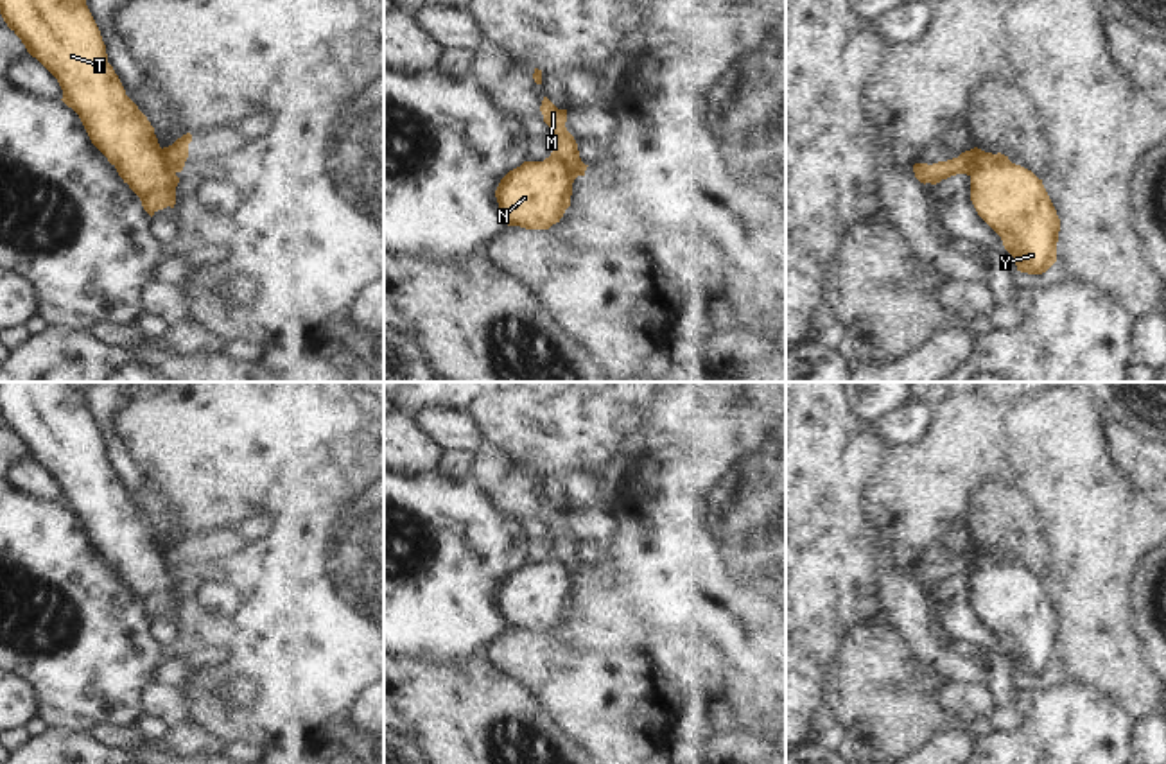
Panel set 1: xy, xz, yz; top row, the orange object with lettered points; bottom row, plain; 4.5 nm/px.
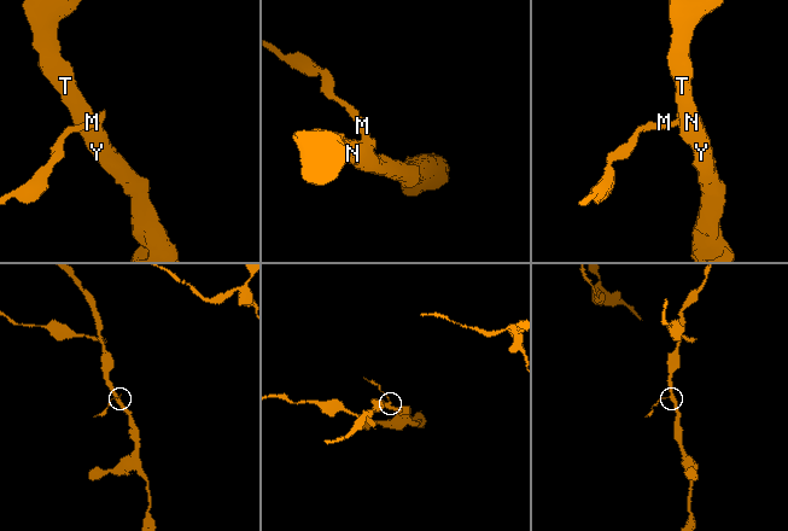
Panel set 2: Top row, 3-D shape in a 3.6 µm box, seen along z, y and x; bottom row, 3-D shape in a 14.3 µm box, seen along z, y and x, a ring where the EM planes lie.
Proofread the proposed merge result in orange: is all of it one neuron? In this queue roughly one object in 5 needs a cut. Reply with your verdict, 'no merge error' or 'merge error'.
merge error

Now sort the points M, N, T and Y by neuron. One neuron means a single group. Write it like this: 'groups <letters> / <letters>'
groups M / N T Y

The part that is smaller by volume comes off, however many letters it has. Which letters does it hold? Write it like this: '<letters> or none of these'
M.

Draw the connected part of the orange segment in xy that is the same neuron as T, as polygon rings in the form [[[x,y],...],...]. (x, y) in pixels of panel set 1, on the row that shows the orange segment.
[[[0,0],[0,14],[27,52],[57,79],[61,100],[79,115],[91,143],[140,197],[144,210],[152,217],[158,210],[174,208],[179,178],[165,170],[154,127],[126,95],[108,63],[106,45],[86,0]]]

